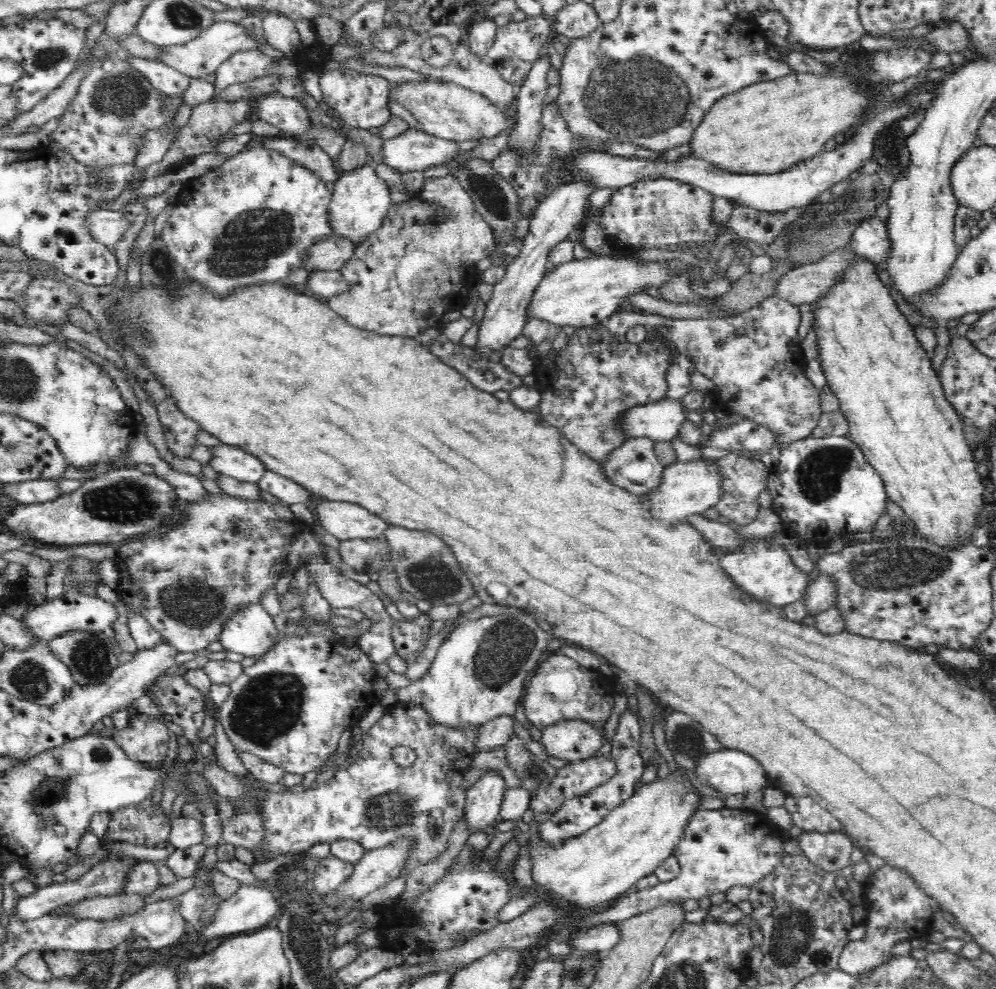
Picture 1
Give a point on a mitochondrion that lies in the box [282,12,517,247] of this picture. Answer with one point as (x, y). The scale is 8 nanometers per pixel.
(491, 197)

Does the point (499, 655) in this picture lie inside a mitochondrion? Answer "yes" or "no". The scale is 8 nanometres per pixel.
yes

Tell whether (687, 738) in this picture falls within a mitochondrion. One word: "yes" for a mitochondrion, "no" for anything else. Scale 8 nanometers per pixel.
yes

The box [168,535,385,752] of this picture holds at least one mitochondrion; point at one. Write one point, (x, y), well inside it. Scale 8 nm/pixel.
(269, 705)

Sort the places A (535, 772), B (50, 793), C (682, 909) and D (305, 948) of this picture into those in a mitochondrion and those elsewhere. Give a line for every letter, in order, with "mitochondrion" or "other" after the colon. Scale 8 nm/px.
A: mitochondrion
B: mitochondrion
C: other
D: mitochondrion

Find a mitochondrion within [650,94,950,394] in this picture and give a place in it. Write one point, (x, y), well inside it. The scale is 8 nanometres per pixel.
(891, 156)

